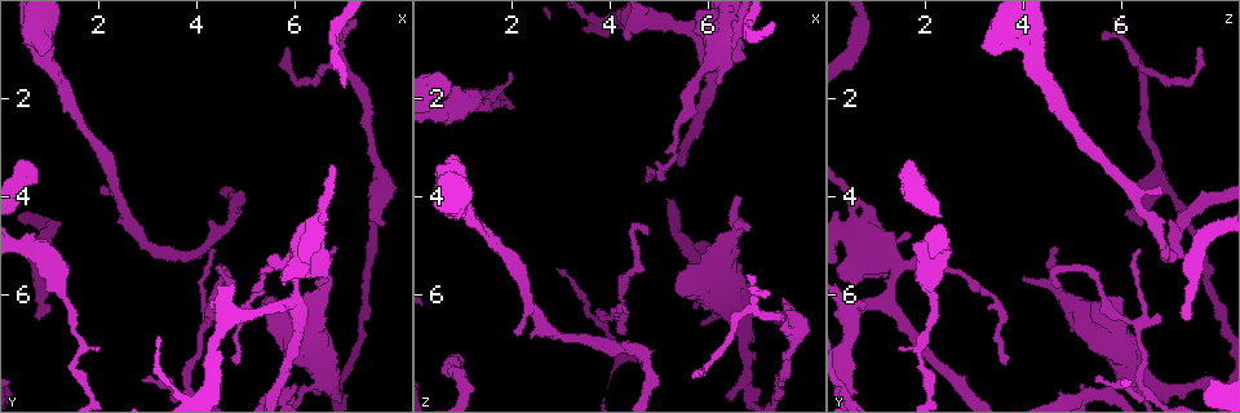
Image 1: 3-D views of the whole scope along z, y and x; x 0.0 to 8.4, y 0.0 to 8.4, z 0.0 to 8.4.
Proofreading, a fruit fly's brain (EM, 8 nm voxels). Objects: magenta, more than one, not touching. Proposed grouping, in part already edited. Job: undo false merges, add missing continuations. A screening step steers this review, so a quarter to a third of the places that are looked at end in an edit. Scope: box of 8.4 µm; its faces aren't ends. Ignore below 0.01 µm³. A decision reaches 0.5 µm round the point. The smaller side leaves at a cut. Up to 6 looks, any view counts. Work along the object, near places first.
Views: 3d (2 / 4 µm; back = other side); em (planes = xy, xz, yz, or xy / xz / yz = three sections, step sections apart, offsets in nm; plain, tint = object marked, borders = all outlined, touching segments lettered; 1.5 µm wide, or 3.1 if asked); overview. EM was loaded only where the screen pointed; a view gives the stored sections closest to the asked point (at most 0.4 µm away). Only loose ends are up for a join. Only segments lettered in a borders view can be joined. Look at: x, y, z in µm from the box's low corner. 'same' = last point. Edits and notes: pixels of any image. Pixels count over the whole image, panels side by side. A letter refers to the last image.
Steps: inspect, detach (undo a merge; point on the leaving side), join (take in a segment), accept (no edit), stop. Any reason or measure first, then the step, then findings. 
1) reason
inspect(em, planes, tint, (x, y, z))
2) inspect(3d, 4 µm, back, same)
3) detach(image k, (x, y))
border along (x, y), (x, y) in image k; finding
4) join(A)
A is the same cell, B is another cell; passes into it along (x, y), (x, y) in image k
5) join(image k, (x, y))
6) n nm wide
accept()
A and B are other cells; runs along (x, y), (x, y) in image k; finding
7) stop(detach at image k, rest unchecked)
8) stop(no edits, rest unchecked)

branch stops here
inspect(em, planes, borders, (0.75, 6.55, 7.25))

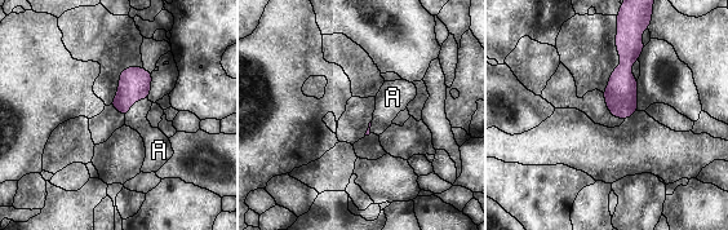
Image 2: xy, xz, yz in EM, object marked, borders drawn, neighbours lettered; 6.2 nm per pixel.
A touches over 190 nm
join(A)
A is the same cell; the neuron continues

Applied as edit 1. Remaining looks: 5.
free end
inspect(em, planes, borders, (0.90, 1.15, 3.40))

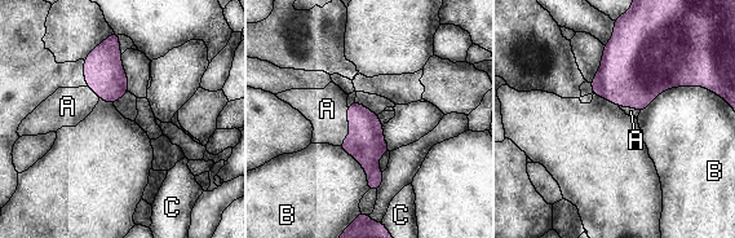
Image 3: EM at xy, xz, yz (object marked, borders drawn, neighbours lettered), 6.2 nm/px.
join(A)
A is the same cell, B and C are other cells; passes into it along (366, 142), (350, 127), (327, 109) in image 3; the neuron continues

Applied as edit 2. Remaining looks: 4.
an open end
inspect(em, planes, borders, (6.20, 4.75, 1.75))

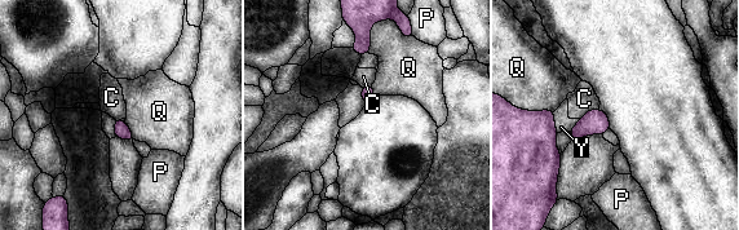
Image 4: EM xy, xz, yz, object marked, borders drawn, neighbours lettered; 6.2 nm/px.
accept()
C, P, Q and Y are other cells; border along (598, 107), (591, 109), (580, 119) in image 4; none of them fits

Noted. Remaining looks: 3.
stop(join at image 2, join at image 3, rest unchecked)

